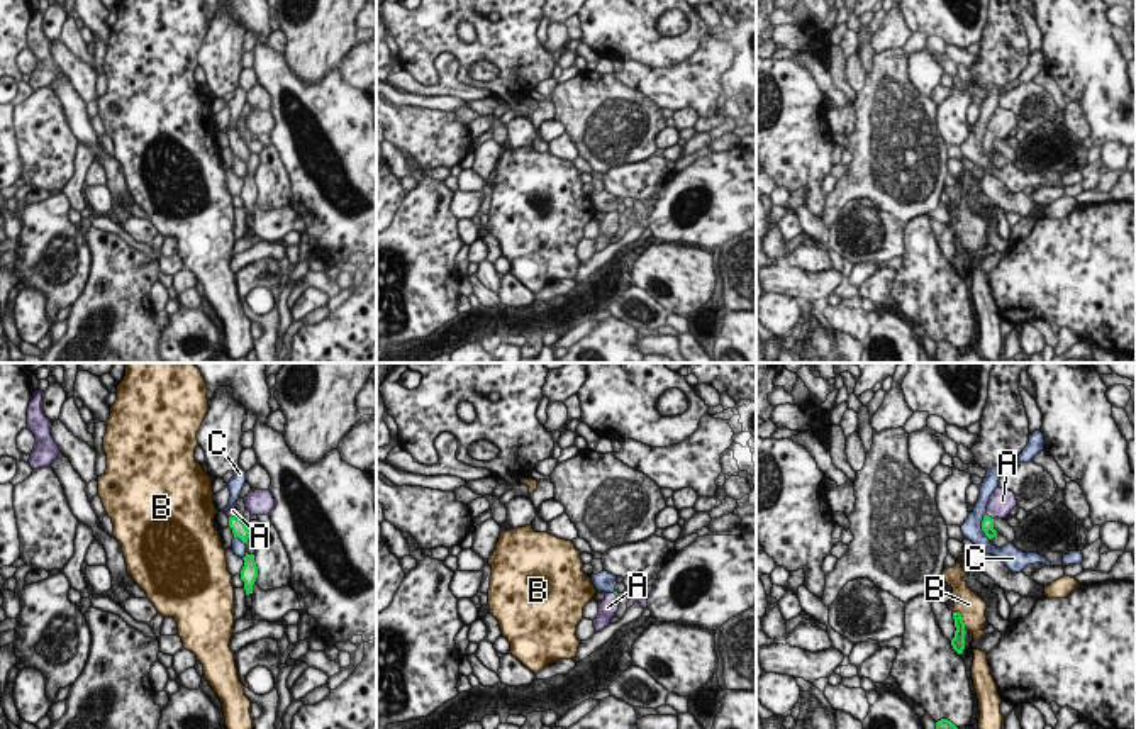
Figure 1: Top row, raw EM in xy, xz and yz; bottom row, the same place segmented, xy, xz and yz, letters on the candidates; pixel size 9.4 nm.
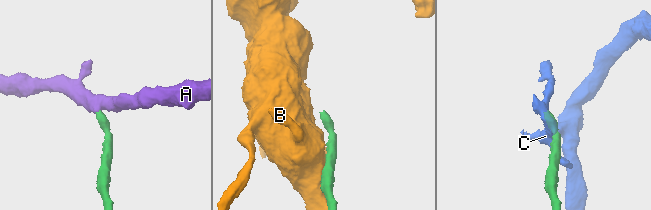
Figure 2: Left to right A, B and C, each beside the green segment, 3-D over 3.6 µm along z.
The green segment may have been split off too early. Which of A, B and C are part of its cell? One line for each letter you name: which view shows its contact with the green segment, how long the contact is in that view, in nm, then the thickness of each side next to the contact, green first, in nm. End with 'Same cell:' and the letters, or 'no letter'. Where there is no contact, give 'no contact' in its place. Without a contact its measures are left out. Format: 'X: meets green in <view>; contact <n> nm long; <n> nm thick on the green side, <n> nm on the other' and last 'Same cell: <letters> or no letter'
A: meets green in yz; contact 100 nm long; 130 nm thick on the green side, 240 nm on the other
Same cell: A

